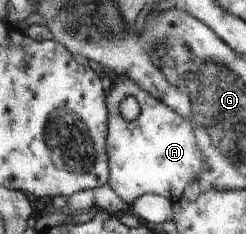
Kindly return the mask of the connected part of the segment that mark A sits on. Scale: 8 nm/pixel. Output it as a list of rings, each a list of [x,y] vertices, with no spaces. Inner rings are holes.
[[[120,75],[116,80],[107,90],[110,92],[109,181],[112,190],[129,206],[146,193],[171,201],[180,200],[186,186],[203,177],[205,156],[195,136],[197,122],[174,112],[127,76]],[[127,96],[134,96],[140,105],[140,114],[133,121],[122,118],[118,109]]]

